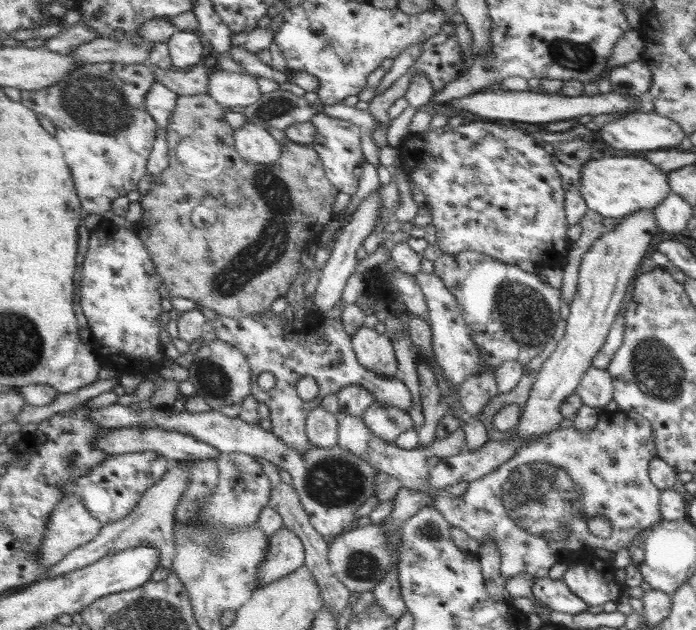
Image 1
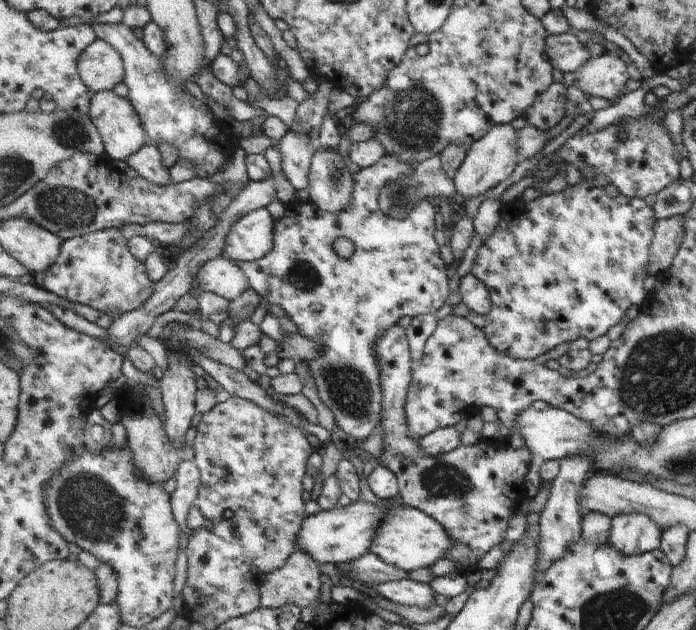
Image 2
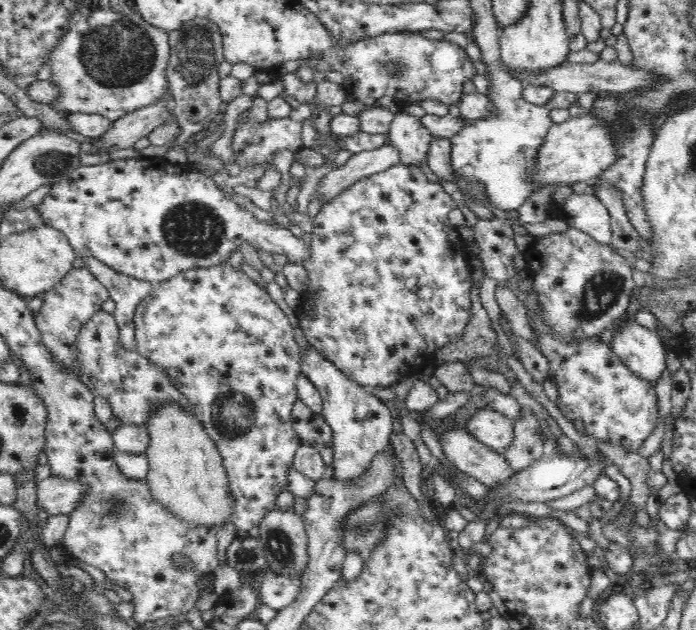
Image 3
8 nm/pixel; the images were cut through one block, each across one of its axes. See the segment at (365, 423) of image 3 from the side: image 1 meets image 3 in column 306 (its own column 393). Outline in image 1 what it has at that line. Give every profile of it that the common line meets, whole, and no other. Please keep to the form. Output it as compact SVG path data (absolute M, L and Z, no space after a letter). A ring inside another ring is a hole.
M363 326L355 336L353 336L353 344L355 344L355 354L359 364L363 364L363 368L367 368L369 372L375 372L377 376L385 376L385 378L399 378L399 364L395 358L395 348L391 344L391 340L387 338L387 334L379 334L375 328L367 328Z

